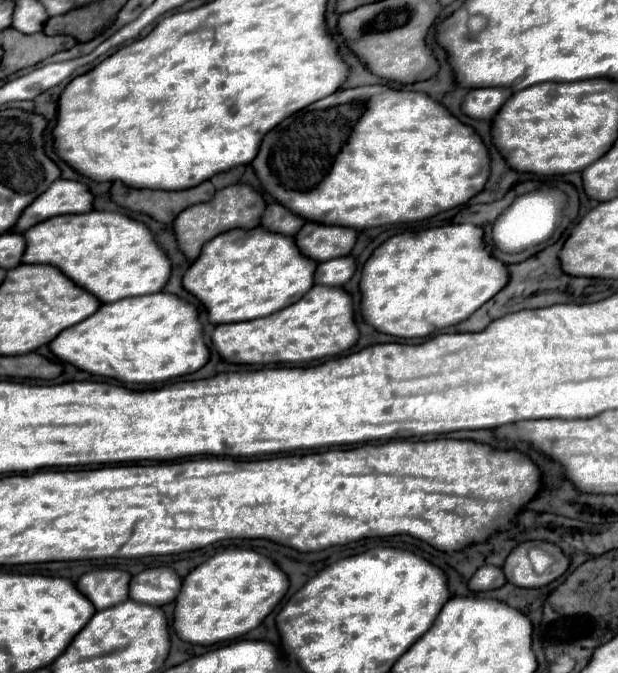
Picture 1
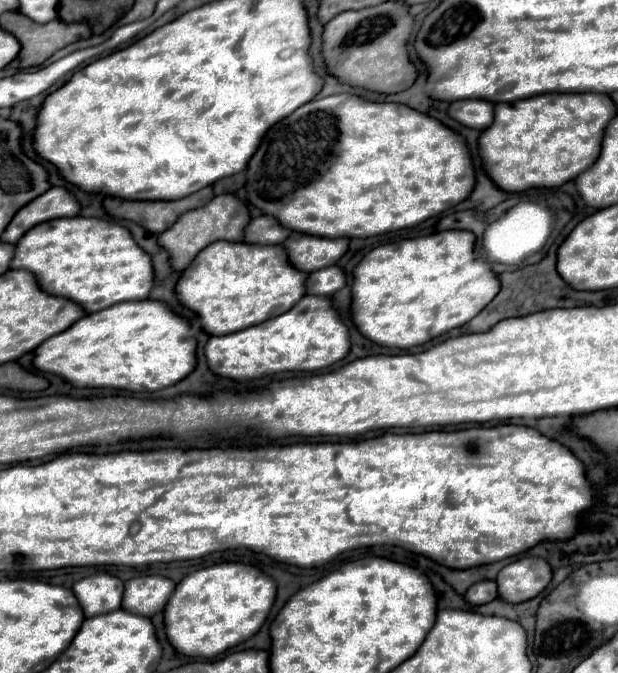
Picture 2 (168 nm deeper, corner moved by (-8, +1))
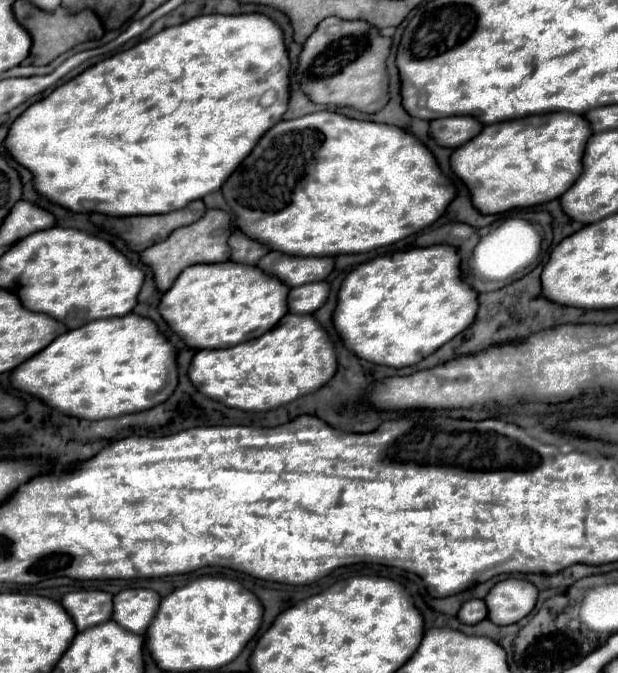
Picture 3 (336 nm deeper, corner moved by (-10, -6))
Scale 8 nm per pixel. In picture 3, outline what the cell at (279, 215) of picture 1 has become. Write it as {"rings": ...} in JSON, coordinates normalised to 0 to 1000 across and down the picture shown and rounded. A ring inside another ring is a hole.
{"rings":[[[383,340],[377,343],[371,364],[374,364],[374,388],[400,391],[400,394],[413,394],[426,379],[432,379],[439,373],[426,361],[393,349],[393,343],[383,343]]]}

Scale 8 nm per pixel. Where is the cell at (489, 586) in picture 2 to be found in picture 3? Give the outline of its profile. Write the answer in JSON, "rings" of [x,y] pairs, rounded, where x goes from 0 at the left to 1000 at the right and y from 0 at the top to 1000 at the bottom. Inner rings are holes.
{"rings":[[[759,890],[749,896],[749,902],[743,905],[743,914],[739,914],[749,926],[756,929],[765,929],[765,926],[775,926],[788,917],[788,899],[782,890]]]}

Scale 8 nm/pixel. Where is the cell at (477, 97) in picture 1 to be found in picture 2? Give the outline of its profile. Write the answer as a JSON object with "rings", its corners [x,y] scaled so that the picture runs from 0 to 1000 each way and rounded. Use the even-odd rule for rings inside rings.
{"rings":[[[743,149],[727,155],[723,169],[752,190],[785,193],[798,181],[798,155],[785,149]]]}

